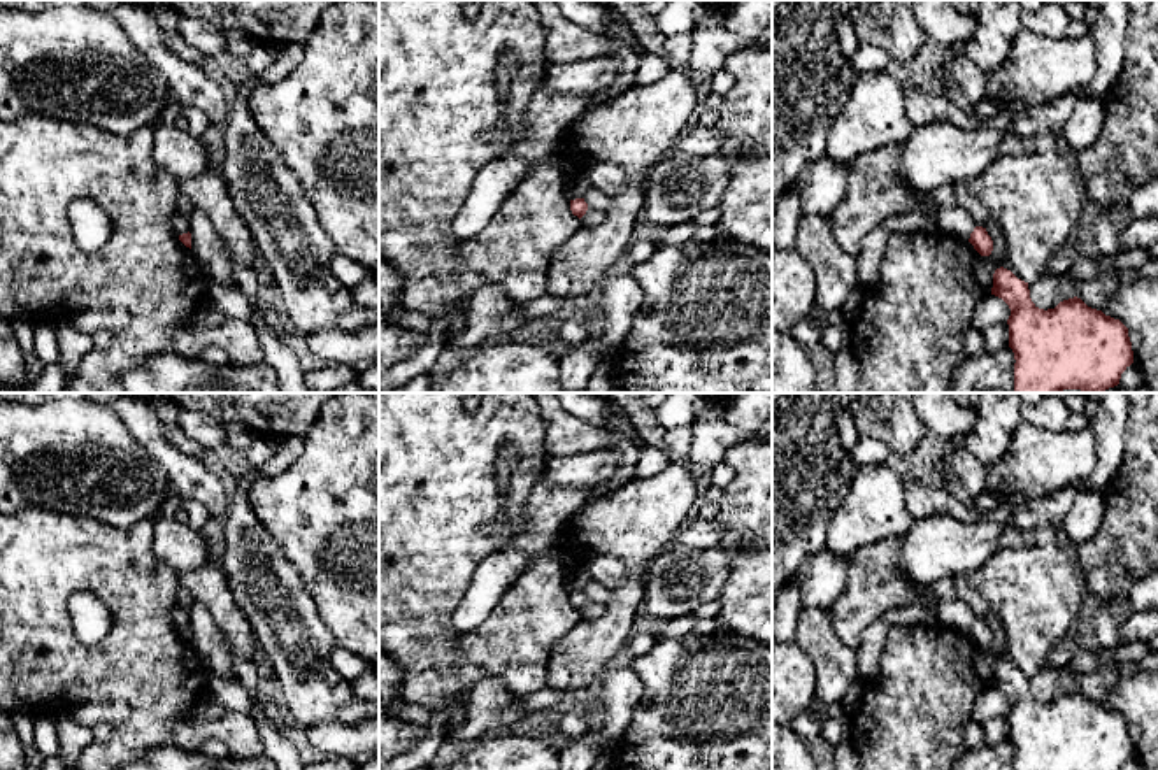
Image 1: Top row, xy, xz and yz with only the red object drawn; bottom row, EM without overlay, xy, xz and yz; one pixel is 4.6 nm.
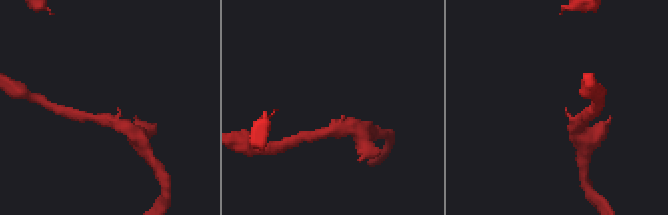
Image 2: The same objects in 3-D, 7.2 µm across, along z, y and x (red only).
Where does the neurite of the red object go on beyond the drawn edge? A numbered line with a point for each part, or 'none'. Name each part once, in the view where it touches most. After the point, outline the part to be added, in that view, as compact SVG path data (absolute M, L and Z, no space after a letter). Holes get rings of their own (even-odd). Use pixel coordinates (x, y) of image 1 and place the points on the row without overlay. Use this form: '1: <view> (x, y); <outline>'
none

